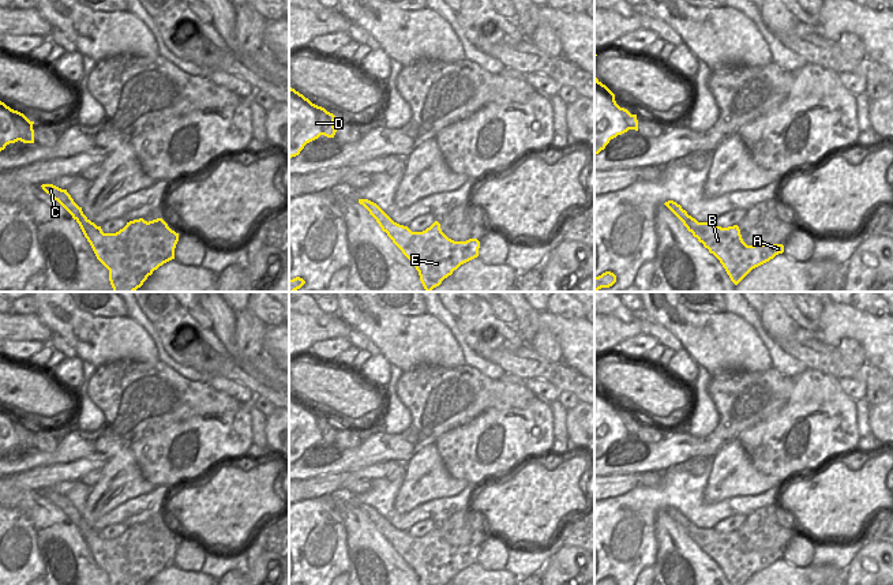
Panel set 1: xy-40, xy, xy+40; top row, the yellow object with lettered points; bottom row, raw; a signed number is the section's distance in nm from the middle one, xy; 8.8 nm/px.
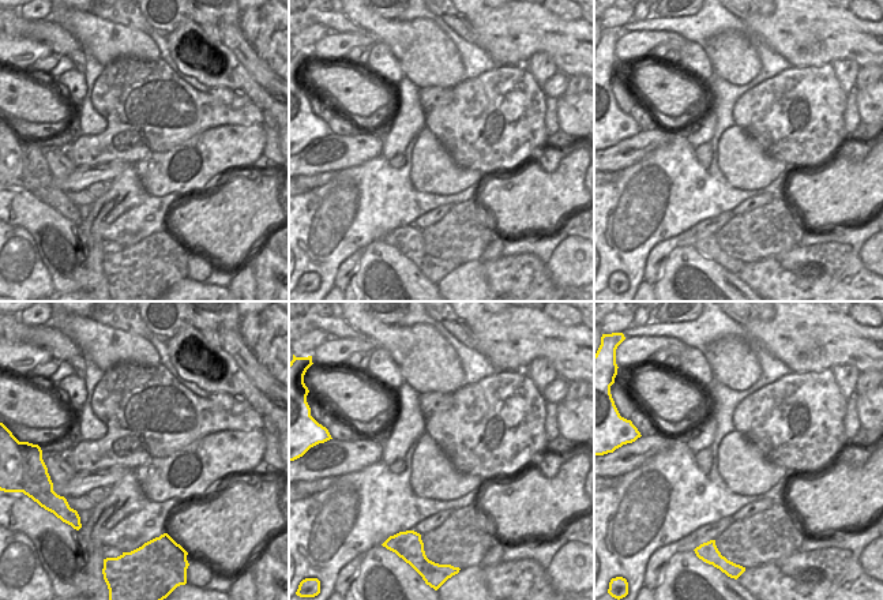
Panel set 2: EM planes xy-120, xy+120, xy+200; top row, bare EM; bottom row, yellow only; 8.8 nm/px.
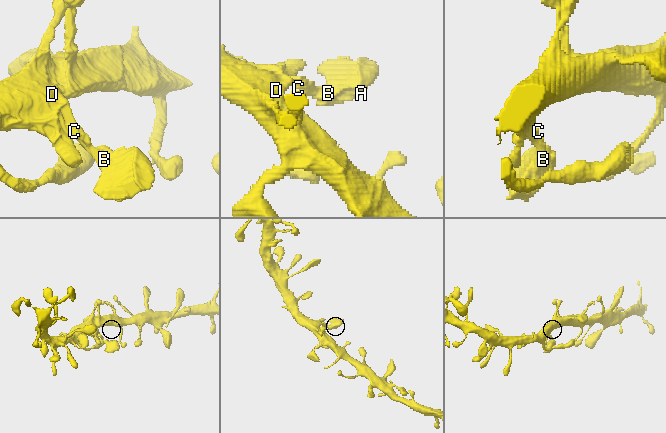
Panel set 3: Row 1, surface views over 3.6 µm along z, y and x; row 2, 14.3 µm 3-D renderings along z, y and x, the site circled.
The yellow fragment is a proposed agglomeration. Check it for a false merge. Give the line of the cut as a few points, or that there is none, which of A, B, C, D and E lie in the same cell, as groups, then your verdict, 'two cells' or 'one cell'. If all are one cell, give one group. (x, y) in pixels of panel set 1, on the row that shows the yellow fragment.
cut none; groups A B C D E; one cell

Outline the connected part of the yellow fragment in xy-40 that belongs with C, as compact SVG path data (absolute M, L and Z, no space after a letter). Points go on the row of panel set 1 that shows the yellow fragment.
M53 184L41 187L79 224L97 259L109 270L113 292L135 292L154 270L175 259L179 233L162 218L149 222L134 220L116 233L104 233L83 214L67 190Z

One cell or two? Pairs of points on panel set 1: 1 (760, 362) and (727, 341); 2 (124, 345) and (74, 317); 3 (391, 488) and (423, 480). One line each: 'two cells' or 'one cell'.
1: one cell
2: one cell
3: two cells

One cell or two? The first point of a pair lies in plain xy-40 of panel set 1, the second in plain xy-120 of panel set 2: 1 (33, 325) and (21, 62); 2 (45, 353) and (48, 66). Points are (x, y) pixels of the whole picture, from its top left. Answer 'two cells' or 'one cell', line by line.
1: two cells
2: one cell

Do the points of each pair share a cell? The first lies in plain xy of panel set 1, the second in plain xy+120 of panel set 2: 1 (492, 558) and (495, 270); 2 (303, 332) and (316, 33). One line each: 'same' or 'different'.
1: different
2: same

